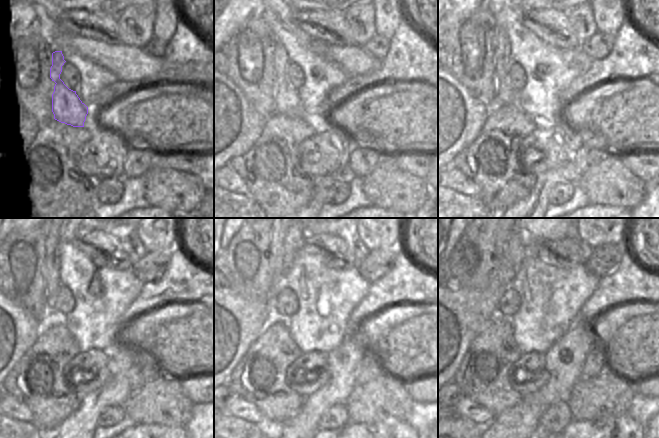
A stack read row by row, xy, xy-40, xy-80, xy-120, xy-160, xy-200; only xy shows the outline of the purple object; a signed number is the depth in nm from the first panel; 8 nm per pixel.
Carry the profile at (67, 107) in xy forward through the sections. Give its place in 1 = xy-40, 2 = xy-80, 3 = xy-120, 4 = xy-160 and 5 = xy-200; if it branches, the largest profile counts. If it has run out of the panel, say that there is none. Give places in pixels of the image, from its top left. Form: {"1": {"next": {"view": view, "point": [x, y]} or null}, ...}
{"1": {"next": {"view": "xy-40", "point": [286, 100]}}, "2": {"next": {"view": "xy-80", "point": [506, 94]}}, "3": {"next": {"view": "xy-120", "point": [51, 268]}}, "4": {"next": {"view": "xy-160", "point": [276, 238]}}, "5": {"next": {"view": "xy-200", "point": [501, 238]}}}

